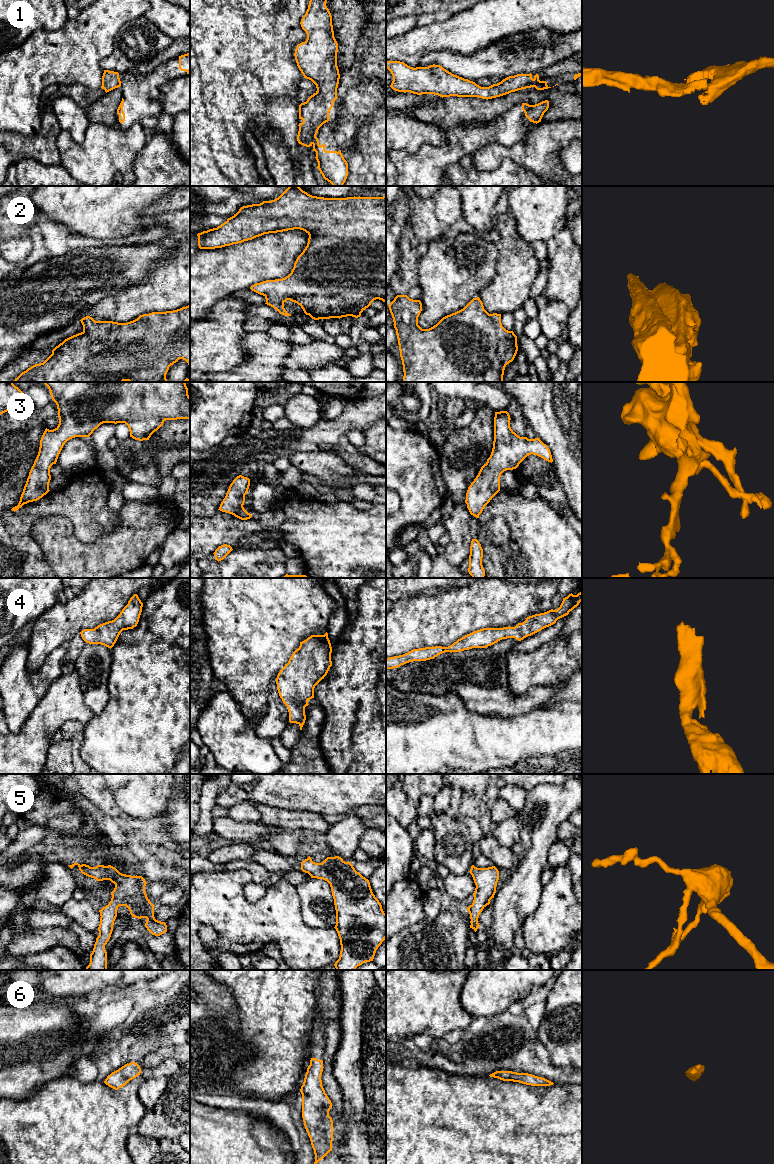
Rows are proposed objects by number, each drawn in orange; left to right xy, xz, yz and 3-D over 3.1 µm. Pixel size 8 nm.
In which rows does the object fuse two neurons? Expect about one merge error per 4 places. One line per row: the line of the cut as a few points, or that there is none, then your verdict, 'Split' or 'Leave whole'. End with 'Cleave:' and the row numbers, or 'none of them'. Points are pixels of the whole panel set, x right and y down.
1: Split along xz (316, 137), (313, 144). Split
2: No split. Leave whole
3: No split. Leave whole
4: No split. Leave whole
5: No split. Leave whole
6: No split. Leave whole
Cleave: 1

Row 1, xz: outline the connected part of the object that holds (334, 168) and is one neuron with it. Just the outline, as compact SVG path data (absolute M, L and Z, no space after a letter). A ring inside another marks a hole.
M316 137L313 144L313 151L316 152L317 168L323 178L333 186L343 186L348 176L348 163L340 151L326 151L325 144L319 145Z

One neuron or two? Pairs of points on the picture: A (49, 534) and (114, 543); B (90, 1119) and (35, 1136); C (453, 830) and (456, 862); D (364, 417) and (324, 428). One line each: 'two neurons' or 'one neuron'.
A: one neuron
B: one neuron
C: one neuron
D: one neuron

